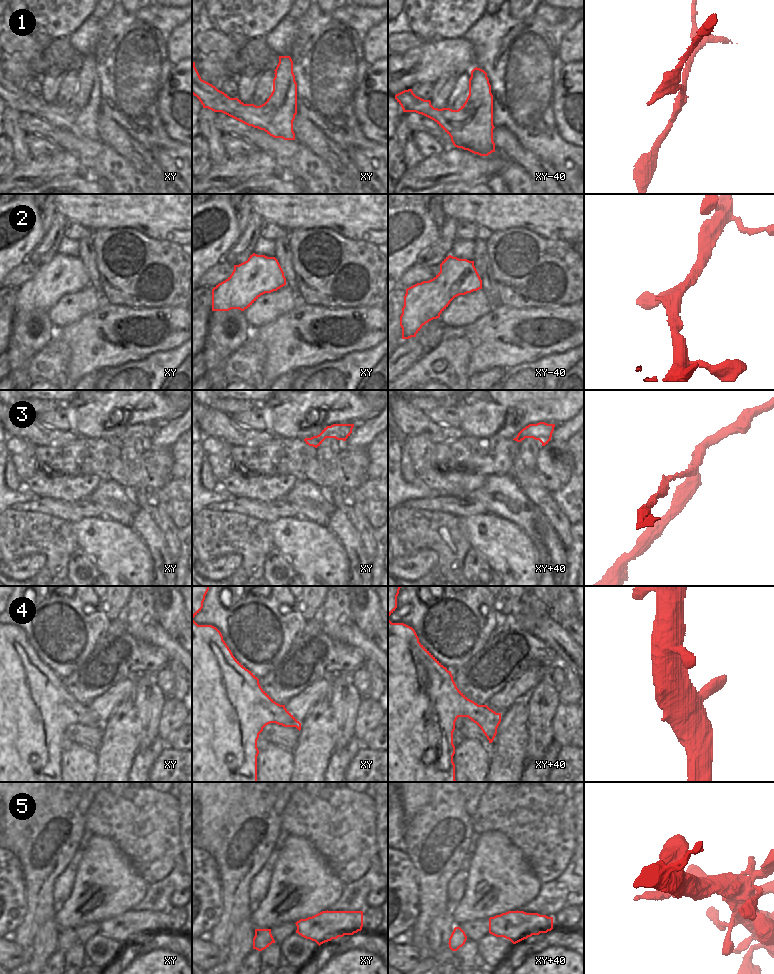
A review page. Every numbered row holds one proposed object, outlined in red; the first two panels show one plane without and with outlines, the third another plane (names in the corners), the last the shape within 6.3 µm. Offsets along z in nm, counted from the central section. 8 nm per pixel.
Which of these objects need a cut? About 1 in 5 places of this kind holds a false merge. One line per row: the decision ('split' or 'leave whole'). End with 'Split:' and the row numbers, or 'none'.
1: leave whole
2: leave whole
3: leave whole
4: leave whole
5: leave whole
Split: none

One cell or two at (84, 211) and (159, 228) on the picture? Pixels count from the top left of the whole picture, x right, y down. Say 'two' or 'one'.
one

